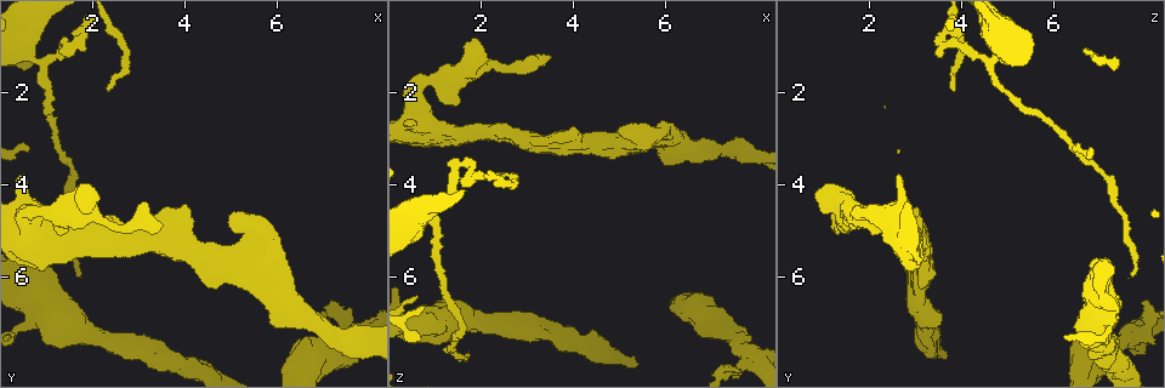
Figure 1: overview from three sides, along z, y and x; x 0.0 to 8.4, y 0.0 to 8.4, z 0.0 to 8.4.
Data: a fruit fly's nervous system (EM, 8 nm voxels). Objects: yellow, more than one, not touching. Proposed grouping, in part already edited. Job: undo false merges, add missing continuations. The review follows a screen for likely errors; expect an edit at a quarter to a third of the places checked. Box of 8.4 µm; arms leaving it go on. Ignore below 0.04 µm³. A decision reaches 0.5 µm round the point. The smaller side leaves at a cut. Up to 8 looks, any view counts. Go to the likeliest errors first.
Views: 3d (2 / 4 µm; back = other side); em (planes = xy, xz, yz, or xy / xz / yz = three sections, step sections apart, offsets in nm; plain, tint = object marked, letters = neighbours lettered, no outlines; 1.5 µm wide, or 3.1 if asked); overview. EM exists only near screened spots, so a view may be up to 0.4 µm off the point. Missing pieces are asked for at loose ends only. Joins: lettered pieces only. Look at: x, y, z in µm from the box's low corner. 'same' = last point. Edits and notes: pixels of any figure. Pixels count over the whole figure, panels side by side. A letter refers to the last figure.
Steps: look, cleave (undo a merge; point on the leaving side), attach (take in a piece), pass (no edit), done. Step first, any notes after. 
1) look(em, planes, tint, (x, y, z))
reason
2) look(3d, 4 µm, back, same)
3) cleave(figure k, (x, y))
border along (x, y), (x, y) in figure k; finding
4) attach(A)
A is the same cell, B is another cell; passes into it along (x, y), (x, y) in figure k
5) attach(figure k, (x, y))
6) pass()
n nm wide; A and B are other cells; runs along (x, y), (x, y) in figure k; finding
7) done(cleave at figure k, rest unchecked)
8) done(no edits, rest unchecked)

look(3d, 4 µm, (3.45, 4.95, 1.25))
branch stops here

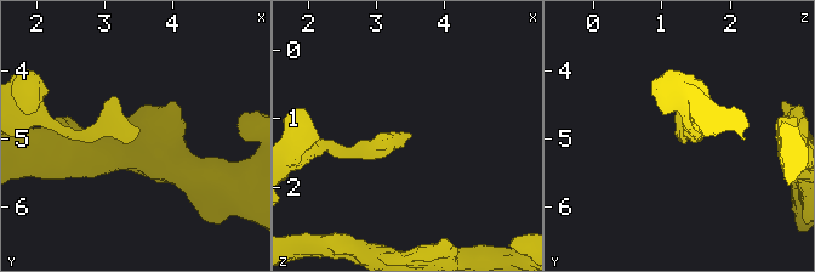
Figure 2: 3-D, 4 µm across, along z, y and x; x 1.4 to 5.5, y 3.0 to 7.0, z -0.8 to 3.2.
look(em, planes, letters, (3.45, 4.95, 1.25))
shape alone is not enough

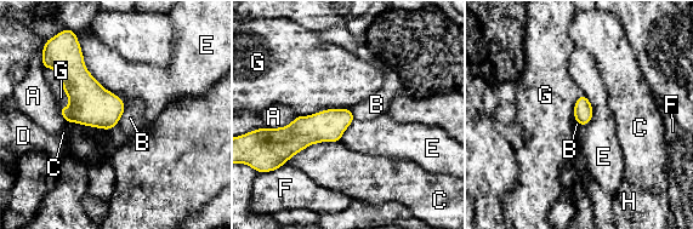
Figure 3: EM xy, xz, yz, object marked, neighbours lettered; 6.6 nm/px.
pass()
A, B, C, D, E, F, G and H are other cells; no lettered piece goes on from it

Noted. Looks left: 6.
look(em, xz, step 4, tint, (1.65, 6.00, 7.70))
long arm stops here

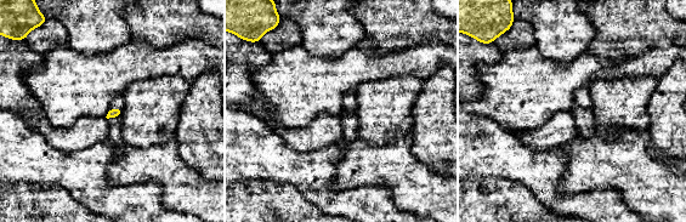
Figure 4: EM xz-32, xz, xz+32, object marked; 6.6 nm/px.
look(em, planes, letters, same)
cut it another way

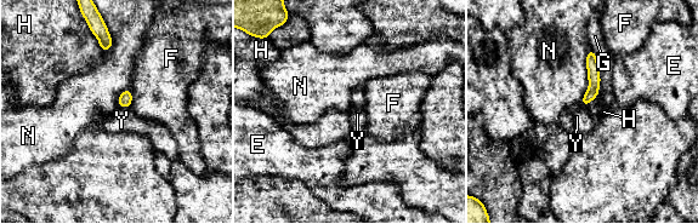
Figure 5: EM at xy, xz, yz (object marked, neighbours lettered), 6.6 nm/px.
pass()
E, F, G, H, N and Y are other cells; border along (597, 95), (583, 107) in figure 5; no lettered piece goes on from it

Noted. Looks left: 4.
look(em, planes, letters, (6.05, 5.20, 2.90))
thick end

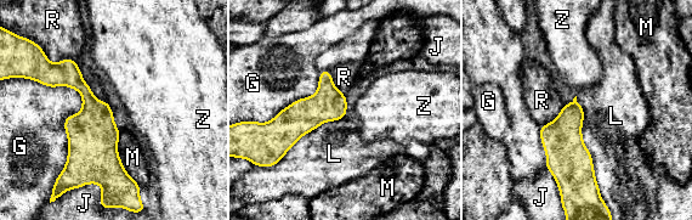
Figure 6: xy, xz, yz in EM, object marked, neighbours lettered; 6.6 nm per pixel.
pass()
G, J, L, M, R and Z are other cells; runs along (67, 61), (109, 184) in figure 6; none of them fits

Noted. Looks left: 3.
look(em, xz, step 4, letters, (2.30, 1.95, 3.85))
thin end

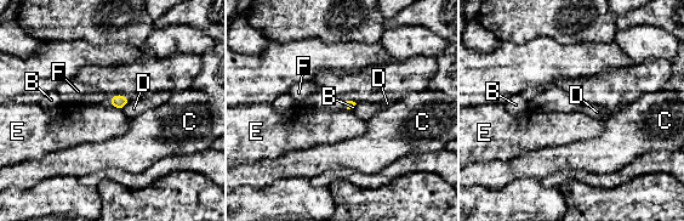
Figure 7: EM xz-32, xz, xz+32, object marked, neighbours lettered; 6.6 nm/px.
look(em, planes, letters, same)
another direction

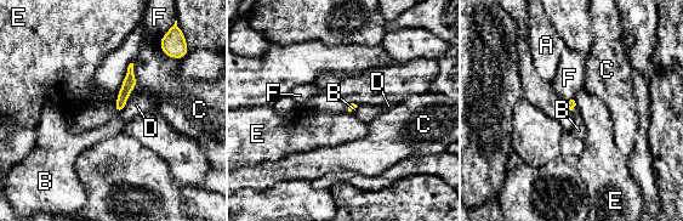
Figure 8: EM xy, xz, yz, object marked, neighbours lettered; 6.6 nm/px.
pass()
A, B, C, D, E and F are other cells; border along (118, 92), (114, 107) in figure 8; no lettered piece goes on from it

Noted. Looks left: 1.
done(no edits, rest unchecked)

